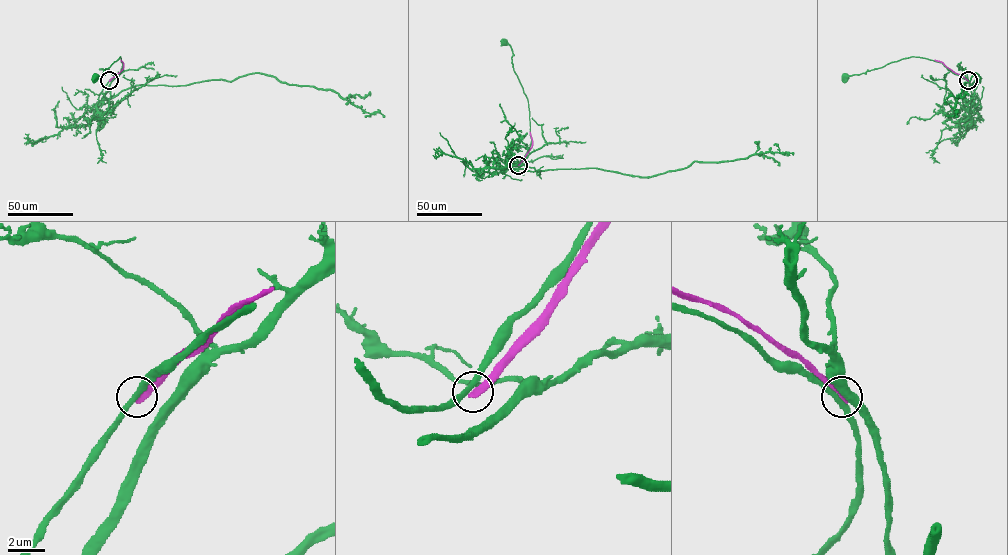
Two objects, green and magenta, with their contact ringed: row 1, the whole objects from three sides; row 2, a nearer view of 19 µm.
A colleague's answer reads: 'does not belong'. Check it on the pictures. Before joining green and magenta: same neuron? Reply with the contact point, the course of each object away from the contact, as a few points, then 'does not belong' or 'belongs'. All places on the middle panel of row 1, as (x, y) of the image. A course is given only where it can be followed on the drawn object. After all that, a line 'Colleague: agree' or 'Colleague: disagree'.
place (518, 165); course green (518, 164), (531, 141), (529, 108), (514, 70), (512, 49), (503, 42); course magenta (518, 164), (532, 146), (529, 132); does not belong
Colleague: agree

